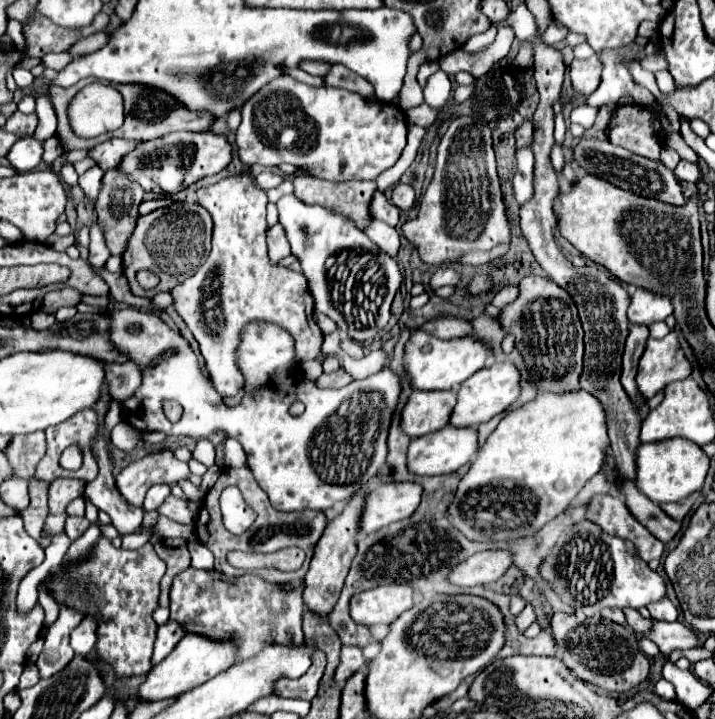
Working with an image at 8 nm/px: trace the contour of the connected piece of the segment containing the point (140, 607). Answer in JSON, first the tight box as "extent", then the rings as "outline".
{"extent":[38,538,166,678],"outline":[[[98,538],[86,558],[62,566],[40,582],[38,588],[48,590],[60,606],[80,610],[84,618],[92,616],[98,622],[96,658],[106,662],[116,678],[132,678],[144,676],[152,668],[150,654],[158,628],[152,612],[158,606],[160,578],[164,572],[166,564],[158,558],[150,542],[140,550],[120,550],[108,538]]]}

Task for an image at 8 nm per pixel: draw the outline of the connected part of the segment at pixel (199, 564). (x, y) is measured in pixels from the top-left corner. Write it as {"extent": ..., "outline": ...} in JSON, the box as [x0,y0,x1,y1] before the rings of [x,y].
{"extent":[188,542,214,570],"outline":[[[190,542],[188,550],[192,554],[192,568],[200,568],[200,570],[212,570],[214,568],[214,556],[210,554],[210,550],[206,550],[206,546],[202,546],[200,542]]]}

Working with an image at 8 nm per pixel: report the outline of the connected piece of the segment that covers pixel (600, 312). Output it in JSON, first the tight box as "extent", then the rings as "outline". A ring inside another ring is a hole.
{"extent":[520,44,640,478],"outline":[[[534,44],[534,78],[538,84],[540,92],[540,104],[538,110],[534,112],[532,124],[536,132],[536,142],[534,142],[534,154],[536,154],[536,168],[534,168],[534,198],[526,202],[526,206],[520,208],[520,228],[524,238],[528,240],[528,246],[532,254],[536,256],[538,264],[546,270],[546,274],[562,286],[576,302],[582,328],[584,328],[584,372],[580,378],[580,386],[596,396],[600,404],[604,406],[606,412],[606,426],[608,426],[608,436],[610,436],[610,448],[616,458],[616,470],[622,478],[634,478],[634,450],[640,444],[638,434],[640,434],[640,414],[634,408],[634,402],[626,394],[626,390],[620,384],[620,370],[622,370],[622,352],[624,352],[624,342],[628,336],[628,318],[626,318],[626,308],[630,304],[630,296],[626,290],[614,282],[614,278],[608,276],[604,268],[596,266],[584,266],[576,268],[572,262],[562,256],[560,248],[556,246],[554,240],[554,230],[558,224],[558,218],[554,214],[554,200],[558,198],[558,176],[554,174],[552,166],[548,164],[548,154],[554,144],[554,102],[560,98],[562,90],[562,80],[564,80],[564,58],[562,52],[544,46],[544,44]]]}

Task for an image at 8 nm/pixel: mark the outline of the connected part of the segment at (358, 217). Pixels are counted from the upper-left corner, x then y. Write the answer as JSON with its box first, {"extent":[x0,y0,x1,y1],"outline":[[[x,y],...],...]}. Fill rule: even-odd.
{"extent":[294,174,376,230],"outline":[[[298,174],[294,180],[294,196],[308,206],[318,204],[334,214],[350,218],[360,230],[366,230],[372,222],[370,202],[376,192],[376,182],[346,182],[332,184],[326,180]]]}

